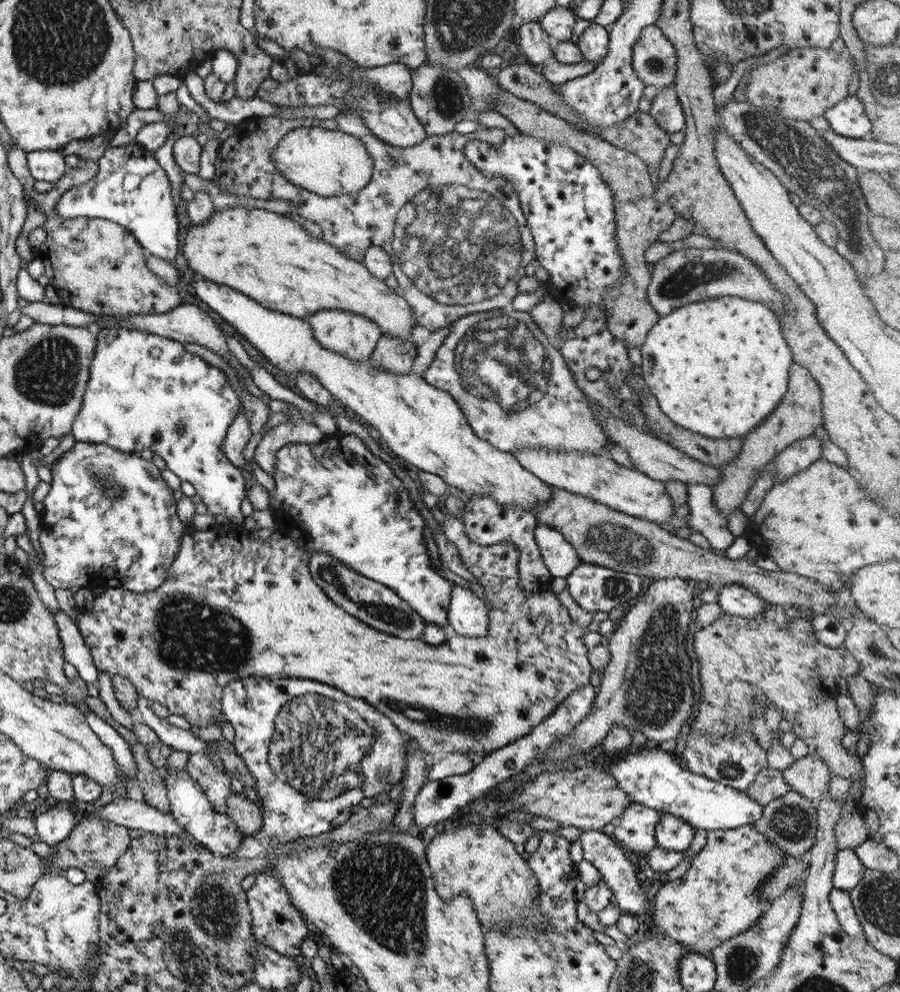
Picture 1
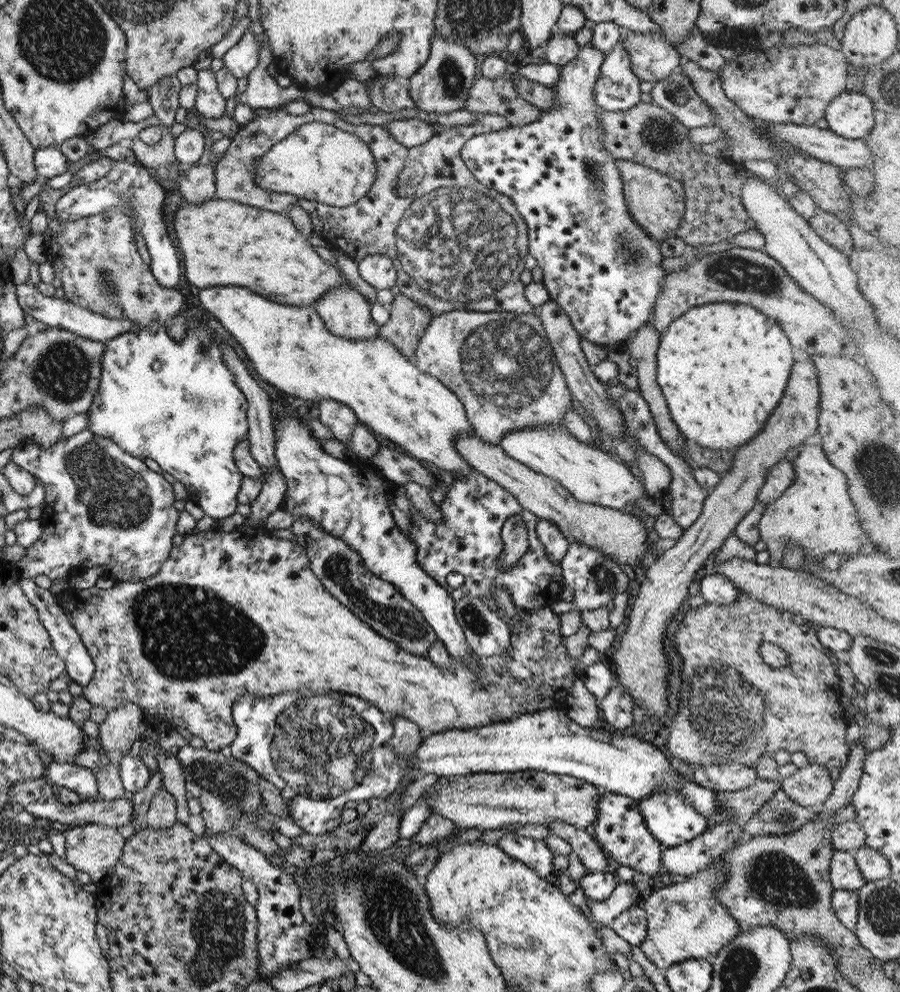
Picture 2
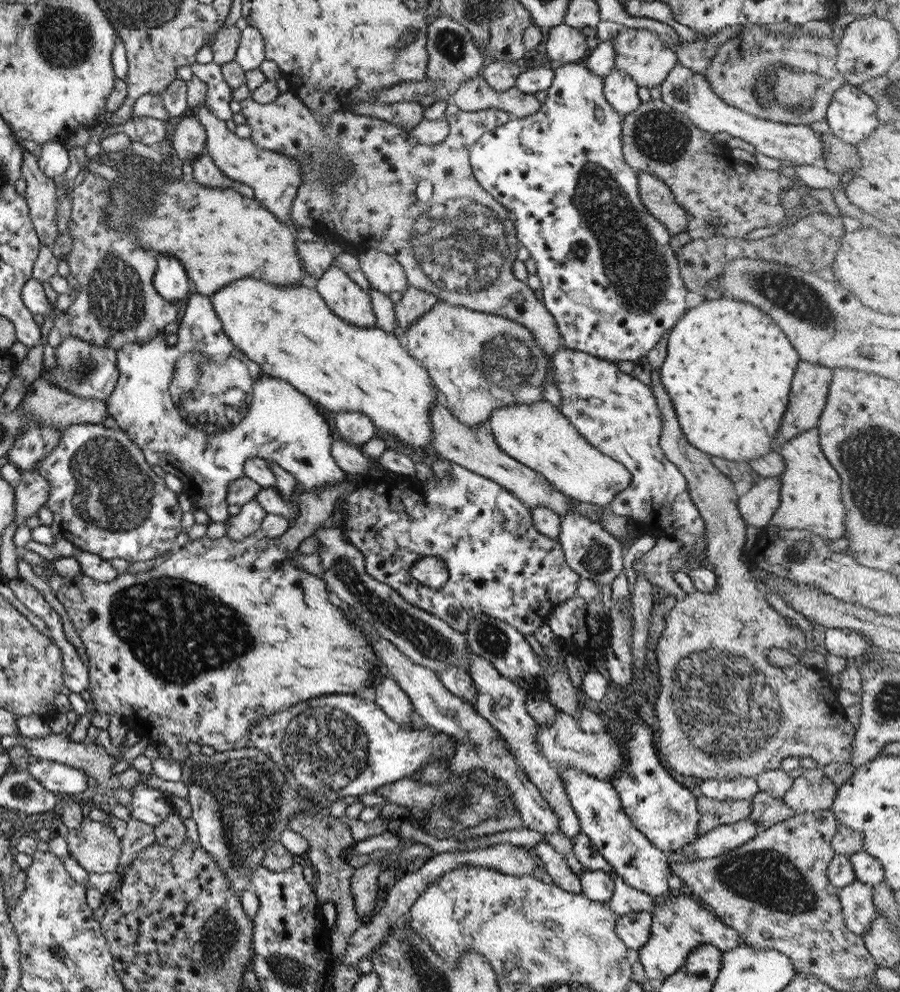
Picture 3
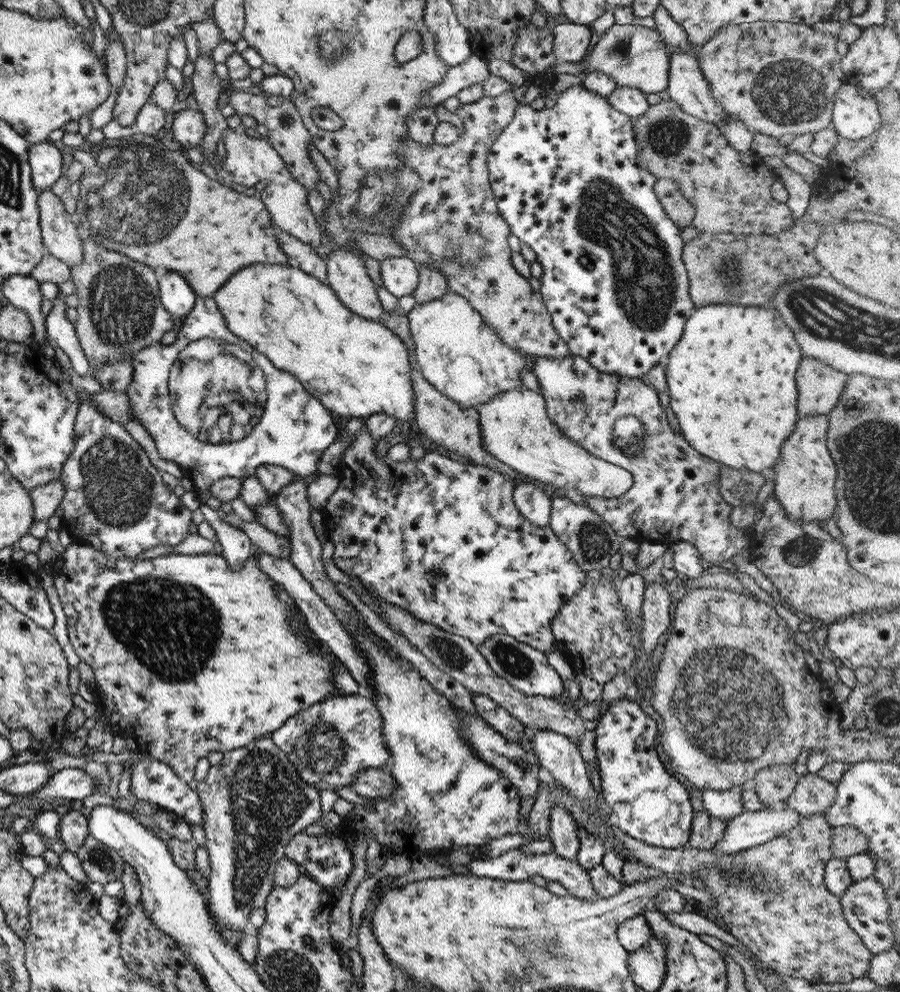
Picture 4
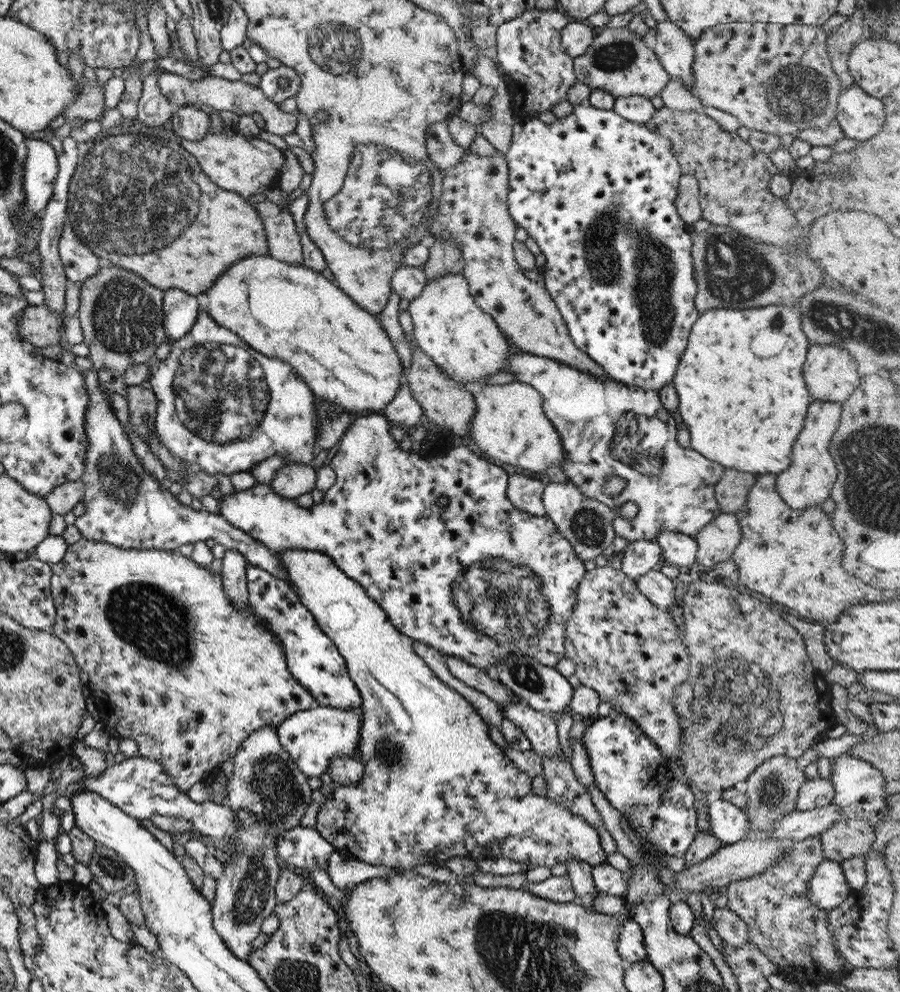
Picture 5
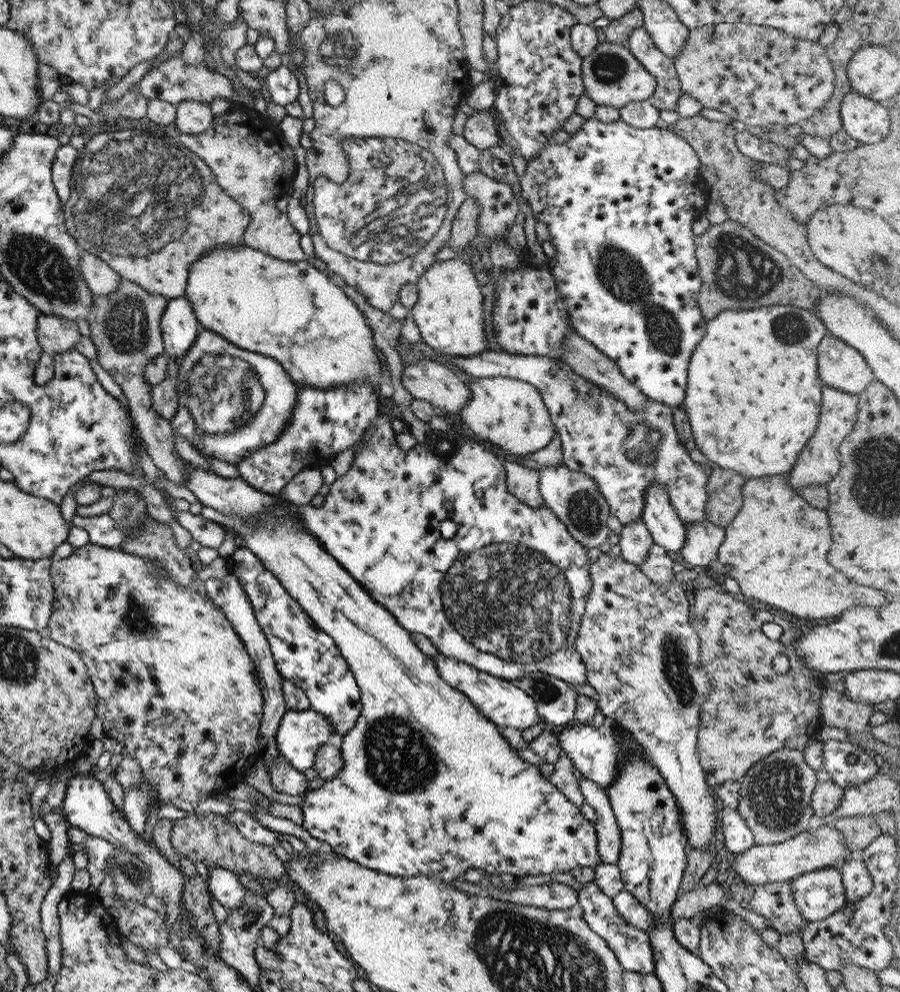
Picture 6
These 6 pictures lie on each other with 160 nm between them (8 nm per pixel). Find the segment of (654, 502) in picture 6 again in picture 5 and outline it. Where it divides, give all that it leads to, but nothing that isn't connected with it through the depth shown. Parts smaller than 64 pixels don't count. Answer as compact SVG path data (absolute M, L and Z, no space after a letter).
M661 529L655 541L663 553L666 564L684 568L696 562L697 544L691 537L677 531Z

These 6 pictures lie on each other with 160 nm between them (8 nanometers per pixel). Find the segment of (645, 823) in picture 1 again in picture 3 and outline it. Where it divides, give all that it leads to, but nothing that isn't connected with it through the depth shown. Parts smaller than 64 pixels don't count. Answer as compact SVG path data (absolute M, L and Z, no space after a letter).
M561 769L558 777L562 780L569 806L576 814L580 832L589 837L597 852L610 864L625 884L631 885L650 897L667 896L666 877L671 874L665 852L655 848L625 817L617 793L610 782L596 779L579 769Z

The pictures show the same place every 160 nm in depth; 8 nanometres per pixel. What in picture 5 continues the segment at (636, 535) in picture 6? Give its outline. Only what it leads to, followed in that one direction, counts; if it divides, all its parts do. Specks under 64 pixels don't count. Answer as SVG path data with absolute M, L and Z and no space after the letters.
M635 540L627 542L621 554L621 572L636 582L659 563L661 550L655 540Z

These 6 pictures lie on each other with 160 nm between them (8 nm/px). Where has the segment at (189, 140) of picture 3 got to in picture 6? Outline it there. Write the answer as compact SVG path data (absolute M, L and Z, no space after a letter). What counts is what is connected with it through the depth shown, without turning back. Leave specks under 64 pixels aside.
M193 100L179 102L174 114L173 128L177 133L201 134L210 126L213 115L209 107Z

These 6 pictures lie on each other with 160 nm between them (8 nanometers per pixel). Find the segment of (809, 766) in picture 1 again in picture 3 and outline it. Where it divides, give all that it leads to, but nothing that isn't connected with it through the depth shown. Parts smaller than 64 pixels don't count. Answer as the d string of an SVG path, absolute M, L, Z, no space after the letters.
M816 767L805 769L801 775L793 778L792 785L781 799L796 813L805 813L830 808L835 795L835 785L823 775L820 767Z

